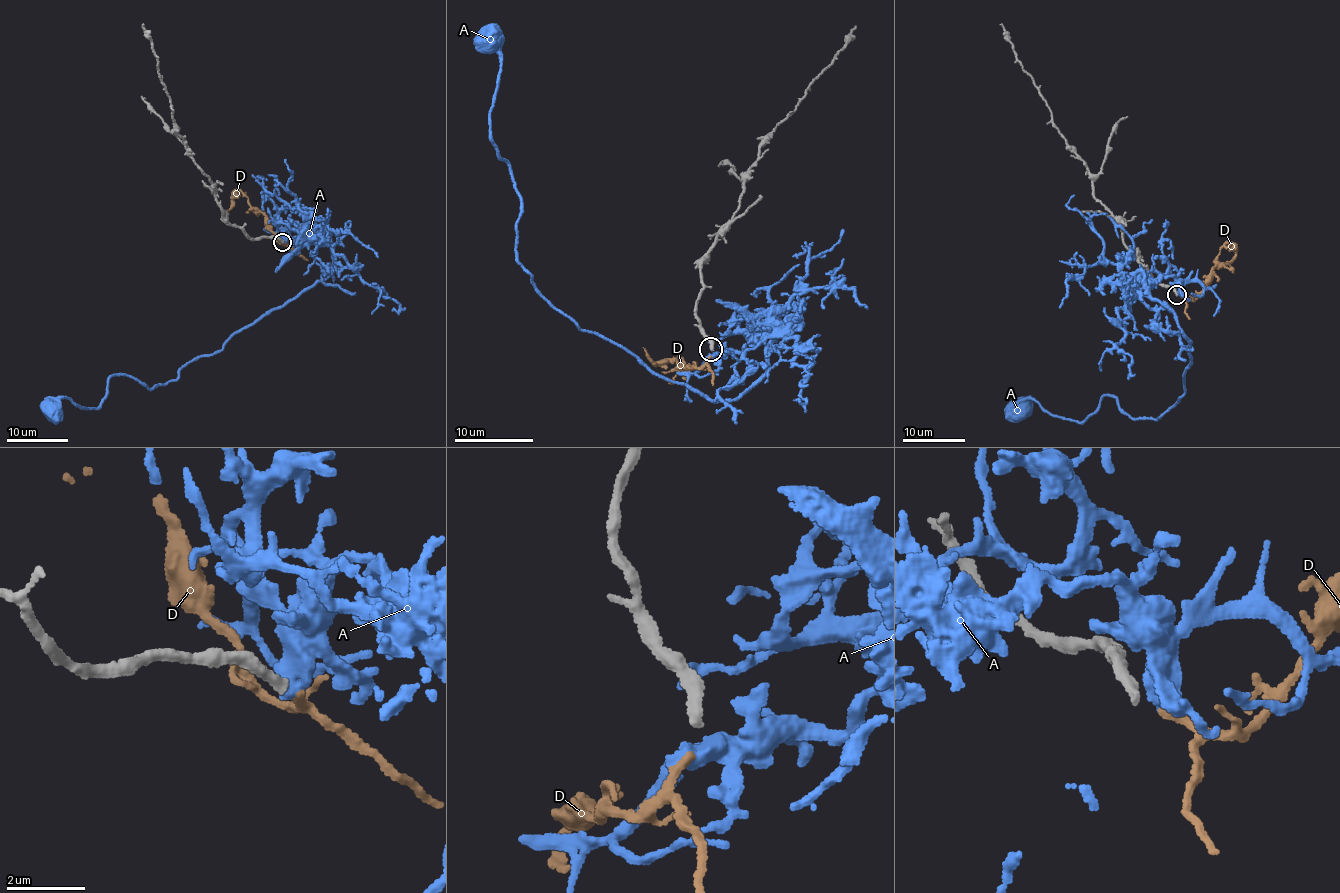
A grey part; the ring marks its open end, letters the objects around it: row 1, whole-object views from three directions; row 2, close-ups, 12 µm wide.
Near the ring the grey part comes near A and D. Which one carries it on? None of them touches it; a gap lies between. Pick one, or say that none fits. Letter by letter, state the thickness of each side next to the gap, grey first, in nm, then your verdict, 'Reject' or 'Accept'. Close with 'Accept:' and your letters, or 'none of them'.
A: Thickness 300 nm (grey) against 650 nm. Reject
D: Thickness 300 nm (grey) against 200 nm. Reject
Accept: none of them

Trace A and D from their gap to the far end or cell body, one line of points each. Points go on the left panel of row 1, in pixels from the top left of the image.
A: (283, 242), (312, 223), (333, 270), (167, 383), (115, 375), (97, 408), (50, 409)
D: (285, 242), (281, 244), (263, 213), (251, 206), (241, 191), (232, 199), (229, 209), (221, 212)

